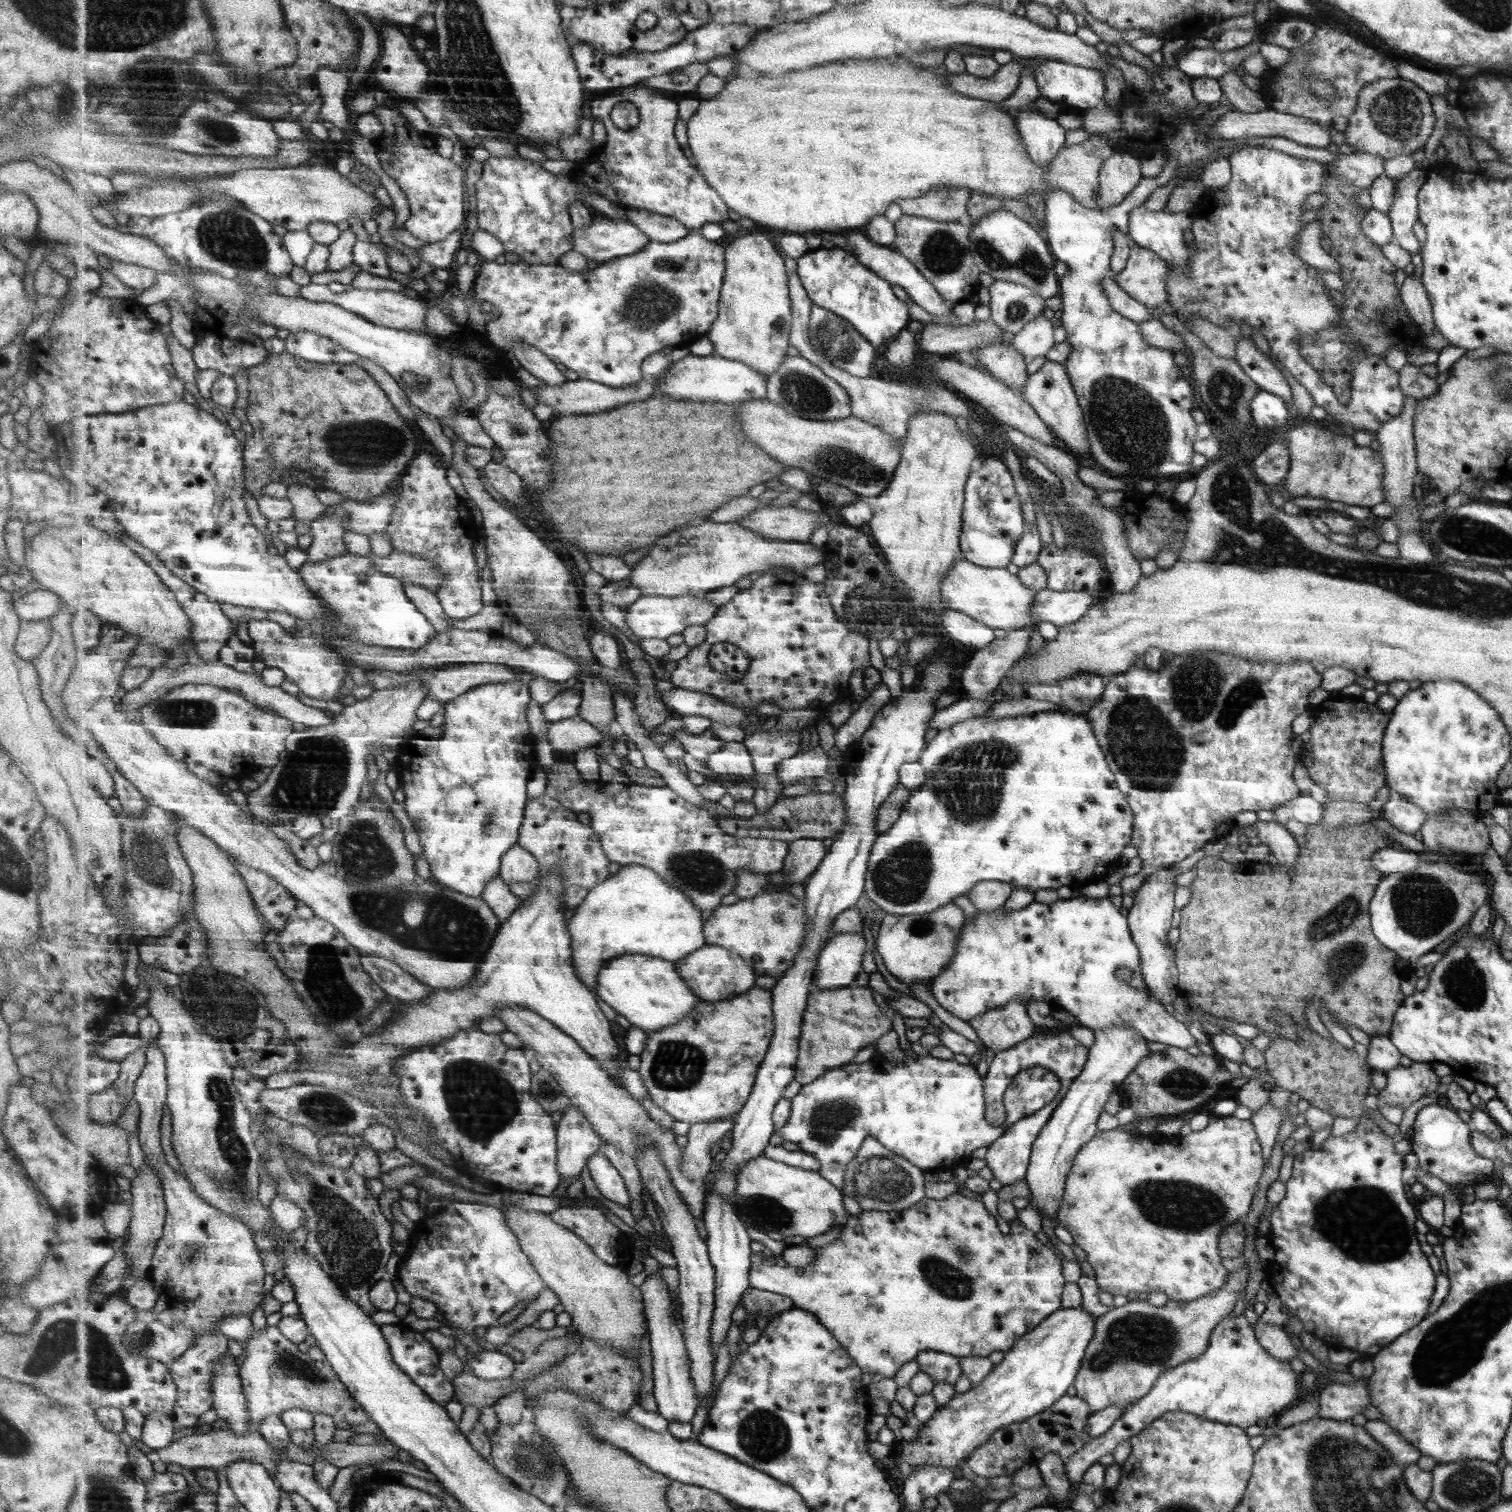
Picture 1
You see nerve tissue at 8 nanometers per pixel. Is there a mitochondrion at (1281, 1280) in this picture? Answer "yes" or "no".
no

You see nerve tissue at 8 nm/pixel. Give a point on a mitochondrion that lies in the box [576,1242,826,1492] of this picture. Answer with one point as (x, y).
(764, 1435)

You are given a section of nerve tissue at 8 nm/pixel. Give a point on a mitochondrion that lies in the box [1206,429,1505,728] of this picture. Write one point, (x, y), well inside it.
(1455, 530)

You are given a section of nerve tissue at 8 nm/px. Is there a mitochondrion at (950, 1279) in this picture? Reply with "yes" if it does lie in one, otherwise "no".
yes

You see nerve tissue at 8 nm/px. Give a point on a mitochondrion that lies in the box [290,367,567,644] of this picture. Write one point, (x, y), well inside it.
(387, 436)

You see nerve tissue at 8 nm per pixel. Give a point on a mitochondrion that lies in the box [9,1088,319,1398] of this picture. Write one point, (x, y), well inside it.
(143, 1340)

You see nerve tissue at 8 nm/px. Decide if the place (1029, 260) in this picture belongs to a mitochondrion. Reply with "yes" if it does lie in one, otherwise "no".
yes

